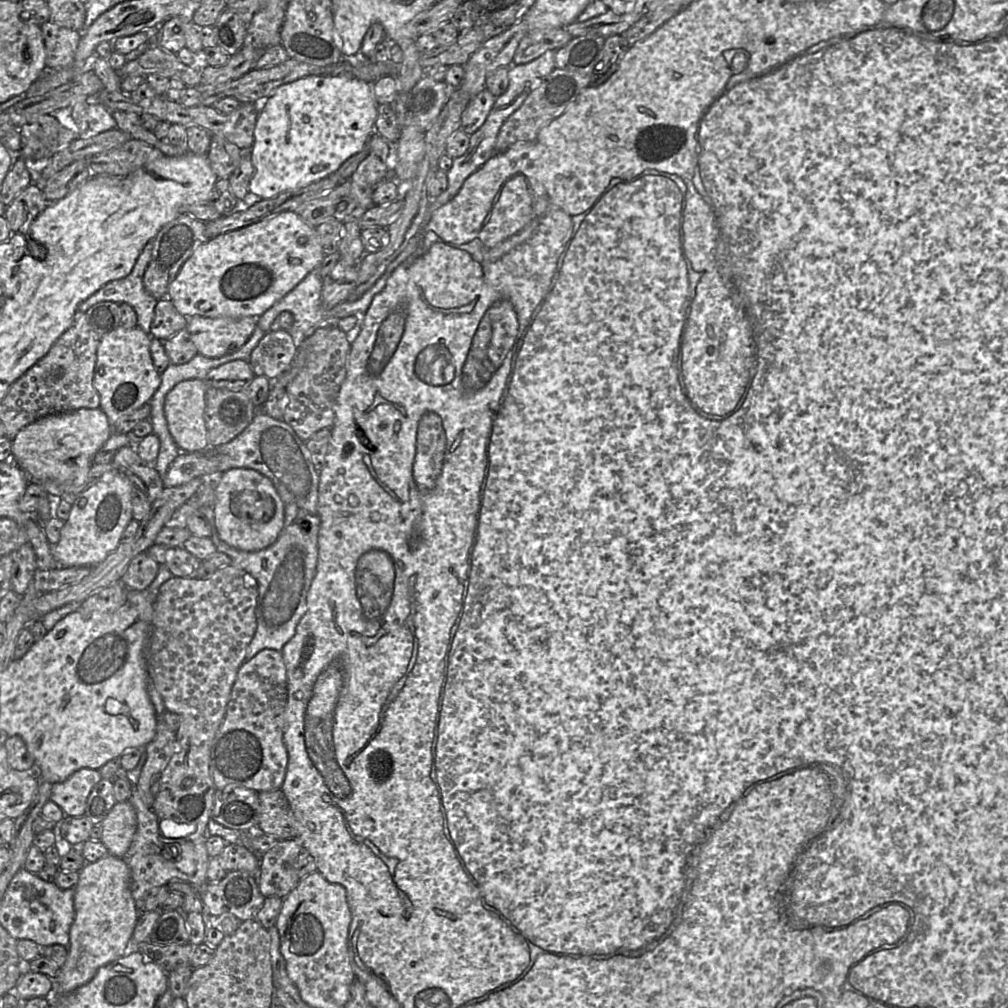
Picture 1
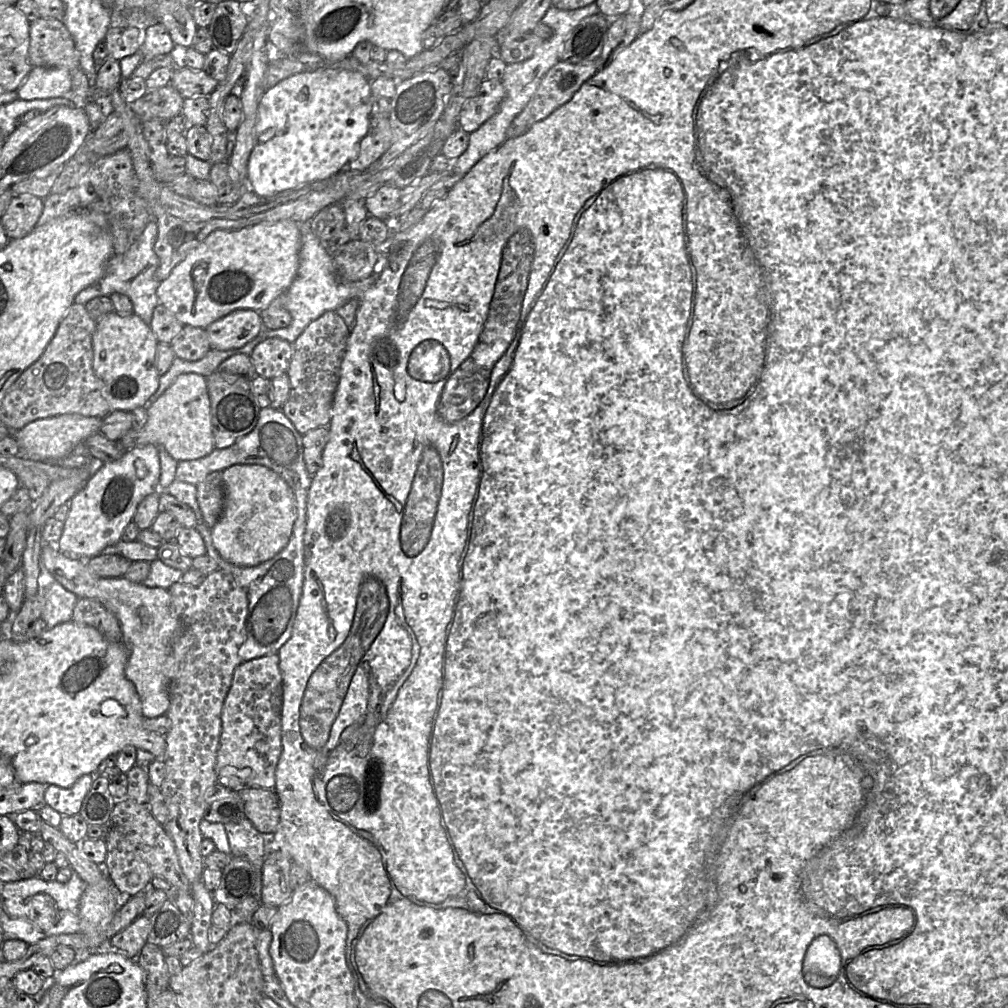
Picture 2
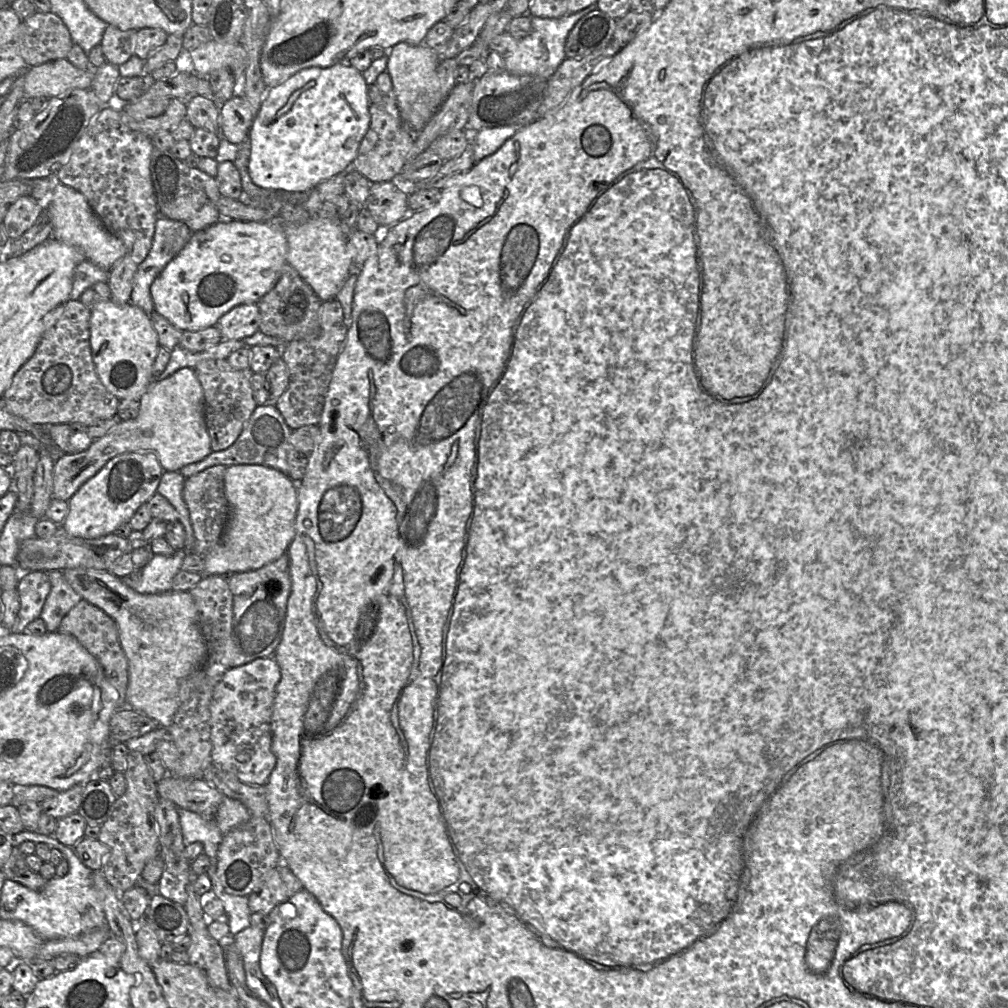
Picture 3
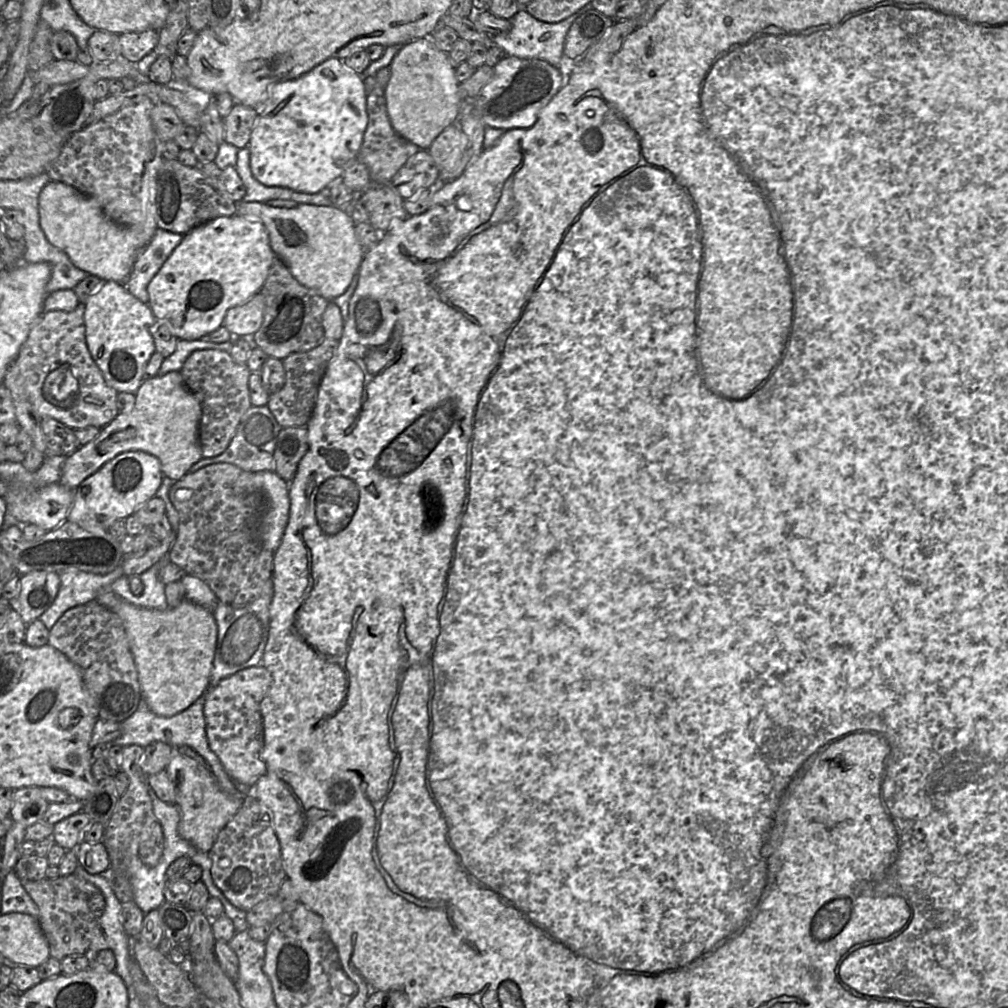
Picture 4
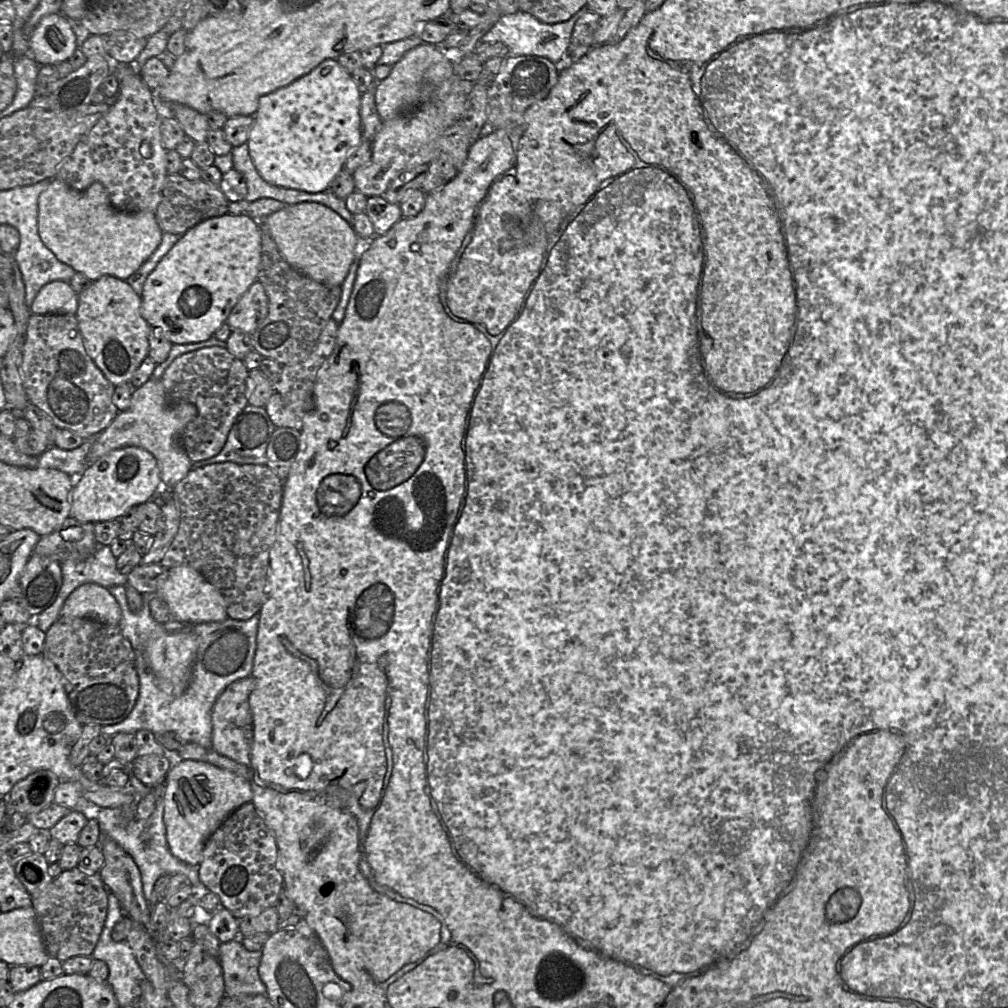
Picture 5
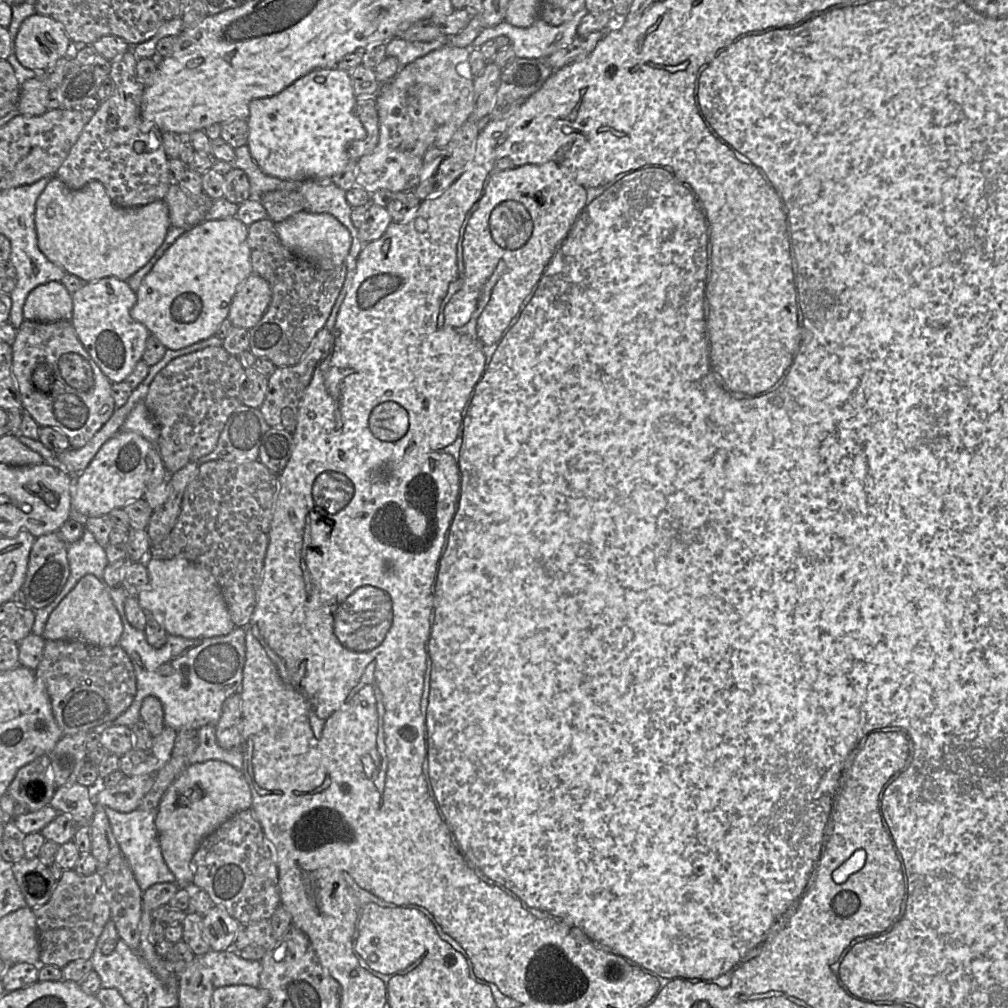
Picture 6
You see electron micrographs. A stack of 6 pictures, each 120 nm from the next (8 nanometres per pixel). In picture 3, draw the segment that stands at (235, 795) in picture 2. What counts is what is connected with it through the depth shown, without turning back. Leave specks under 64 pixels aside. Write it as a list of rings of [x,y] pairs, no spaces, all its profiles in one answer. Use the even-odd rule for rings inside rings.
[[[168,775],[157,783],[156,791],[160,798],[204,819],[215,818],[224,796],[203,779],[179,779]]]

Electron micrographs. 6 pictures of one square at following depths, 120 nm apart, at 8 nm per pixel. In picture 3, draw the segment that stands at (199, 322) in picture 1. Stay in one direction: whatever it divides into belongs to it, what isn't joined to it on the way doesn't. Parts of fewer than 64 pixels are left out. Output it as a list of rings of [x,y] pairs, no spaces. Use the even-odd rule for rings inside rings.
[[[243,303],[224,314],[215,325],[223,340],[241,340],[259,330],[261,314],[257,303]]]

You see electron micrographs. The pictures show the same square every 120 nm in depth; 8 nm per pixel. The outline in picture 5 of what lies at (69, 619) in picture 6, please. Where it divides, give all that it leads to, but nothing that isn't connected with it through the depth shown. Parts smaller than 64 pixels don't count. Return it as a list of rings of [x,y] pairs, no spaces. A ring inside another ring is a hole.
[[[85,583],[66,599],[60,617],[91,618],[107,625],[118,626],[121,608],[107,588],[95,583]]]

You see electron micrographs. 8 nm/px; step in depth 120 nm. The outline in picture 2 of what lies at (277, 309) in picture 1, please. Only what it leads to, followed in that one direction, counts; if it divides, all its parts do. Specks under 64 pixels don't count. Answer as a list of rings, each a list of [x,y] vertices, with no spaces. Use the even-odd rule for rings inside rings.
[[[309,222],[298,223],[298,224],[301,235],[299,266],[292,284],[285,292],[285,305],[284,305],[284,308],[290,313],[292,321],[290,325],[285,328],[276,330],[265,329],[264,332],[262,332],[262,322],[261,322],[261,331],[260,334],[258,334],[258,336],[261,336],[262,340],[271,337],[278,337],[280,339],[293,343],[312,321],[314,321],[327,311],[336,311],[338,308],[346,304],[351,299],[360,300],[363,297],[364,293],[370,287],[372,287],[378,280],[379,270],[377,268],[376,272],[373,272],[369,277],[363,280],[348,282],[348,283],[342,282],[336,275],[336,268],[334,266],[333,257],[326,251],[326,249],[321,244],[320,240],[315,236],[315,234],[311,230]]]

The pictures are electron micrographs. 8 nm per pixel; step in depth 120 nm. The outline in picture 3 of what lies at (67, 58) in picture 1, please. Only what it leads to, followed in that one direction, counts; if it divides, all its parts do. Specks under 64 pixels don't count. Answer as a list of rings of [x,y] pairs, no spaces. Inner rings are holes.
[[[36,12],[19,27],[19,54],[28,67],[66,59],[73,44],[62,19],[51,12]]]

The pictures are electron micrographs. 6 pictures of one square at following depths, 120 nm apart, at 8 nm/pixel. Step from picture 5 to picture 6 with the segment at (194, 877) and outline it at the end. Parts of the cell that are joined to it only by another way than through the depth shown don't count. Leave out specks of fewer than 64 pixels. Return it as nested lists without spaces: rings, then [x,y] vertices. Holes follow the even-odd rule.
[[[104,806],[115,840],[134,874],[141,891],[147,890],[156,883],[175,883],[175,877],[165,863],[155,827],[157,808],[151,810],[136,809],[128,813],[115,811]]]

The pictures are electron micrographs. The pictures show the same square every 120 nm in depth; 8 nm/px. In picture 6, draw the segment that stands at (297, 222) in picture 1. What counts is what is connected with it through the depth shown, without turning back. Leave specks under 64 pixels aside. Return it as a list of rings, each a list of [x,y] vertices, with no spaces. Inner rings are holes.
[[[236,217],[204,220],[186,230],[158,259],[142,280],[130,315],[142,323],[167,349],[185,348],[216,333],[221,322],[228,318],[234,294],[251,273],[248,226]]]

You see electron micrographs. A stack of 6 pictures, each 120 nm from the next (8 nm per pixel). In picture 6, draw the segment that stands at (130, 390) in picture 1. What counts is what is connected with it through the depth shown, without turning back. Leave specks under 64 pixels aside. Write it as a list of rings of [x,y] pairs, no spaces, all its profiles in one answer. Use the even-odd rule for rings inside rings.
[[[116,277],[86,282],[72,294],[71,323],[86,351],[112,383],[124,382],[131,374],[142,359],[150,335],[148,329],[130,315],[136,300],[137,295],[127,281]]]

